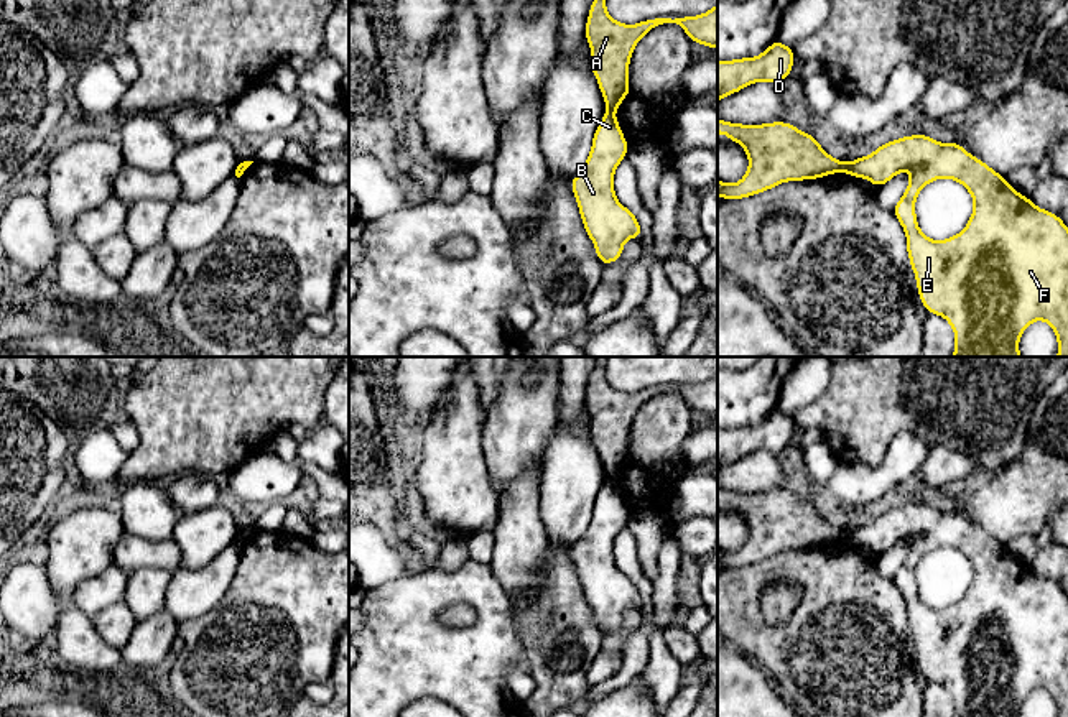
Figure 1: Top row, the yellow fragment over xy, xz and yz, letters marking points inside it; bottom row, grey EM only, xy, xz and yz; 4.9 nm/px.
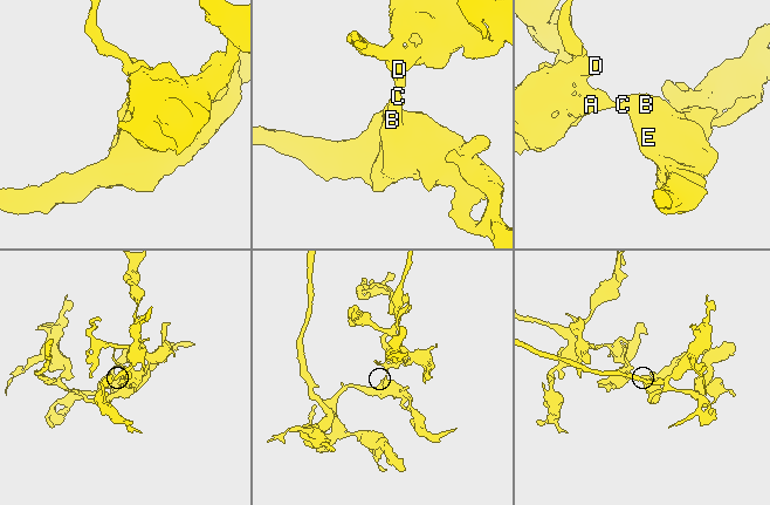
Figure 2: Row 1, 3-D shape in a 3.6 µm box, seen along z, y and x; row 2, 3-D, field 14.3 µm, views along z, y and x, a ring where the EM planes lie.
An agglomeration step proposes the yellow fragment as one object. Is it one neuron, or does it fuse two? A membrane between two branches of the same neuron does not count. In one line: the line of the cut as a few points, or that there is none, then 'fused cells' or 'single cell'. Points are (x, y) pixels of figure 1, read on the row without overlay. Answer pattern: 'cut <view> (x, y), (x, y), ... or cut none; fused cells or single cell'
cut xz (608, 477), (614, 482); fused cells

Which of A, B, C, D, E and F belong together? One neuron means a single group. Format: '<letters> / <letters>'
A D / B C E F

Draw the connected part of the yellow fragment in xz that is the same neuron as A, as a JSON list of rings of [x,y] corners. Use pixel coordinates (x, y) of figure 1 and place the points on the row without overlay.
[[[597,357],[586,390],[591,414],[591,437],[597,447],[606,477],[614,480],[630,462],[629,434],[637,411],[655,395],[680,393],[691,411],[717,418],[717,372],[696,385],[657,385],[635,393],[615,390],[606,377],[607,357]]]

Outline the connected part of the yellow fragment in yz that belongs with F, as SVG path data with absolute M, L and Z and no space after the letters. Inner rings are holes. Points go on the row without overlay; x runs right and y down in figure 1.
M930 503L892 508L841 536L844 543L867 548L875 556L905 538L910 539L910 549L892 582L907 604L907 623L920 671L928 682L948 689L956 707L954 717L1019 717L1024 699L1033 689L1045 689L1056 704L1058 717L1068 717L1066 592L1017 561L1002 543L959 511L940 511ZM943 546L958 549L969 559L974 579L959 602L936 610L920 599L915 571L926 553Z

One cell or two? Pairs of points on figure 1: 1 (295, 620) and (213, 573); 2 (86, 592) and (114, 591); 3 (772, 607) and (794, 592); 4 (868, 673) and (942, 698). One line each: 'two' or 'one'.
1: two
2: one
3: one
4: two

